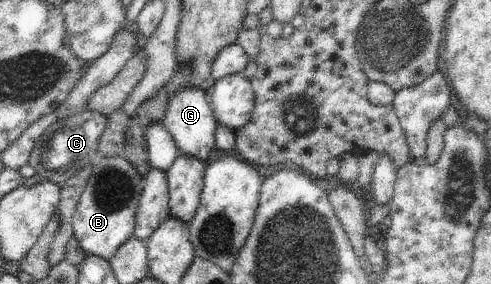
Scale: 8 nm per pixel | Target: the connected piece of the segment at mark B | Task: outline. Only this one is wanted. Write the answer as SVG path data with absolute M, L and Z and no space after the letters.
M122 155L97 158L73 217L73 236L84 252L108 262L114 258L118 248L135 232L135 215L143 189L144 179Z

